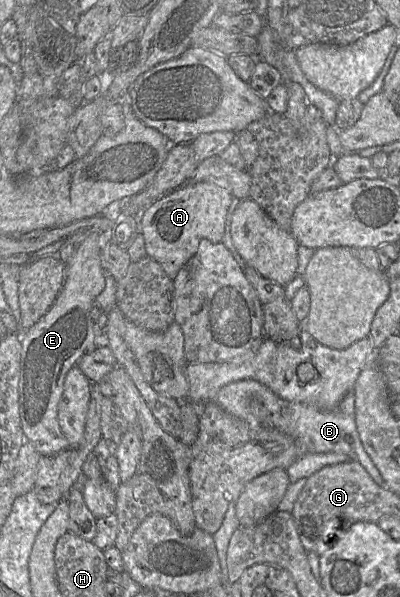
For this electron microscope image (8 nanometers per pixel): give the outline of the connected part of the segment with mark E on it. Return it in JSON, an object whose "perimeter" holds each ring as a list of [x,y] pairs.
{"perimeter":[[[93,233],[76,247],[76,252],[66,266],[66,276],[54,304],[48,312],[31,328],[18,332],[21,350],[19,378],[19,415],[25,442],[31,442],[41,456],[54,456],[70,445],[61,431],[58,421],[58,403],[63,393],[67,373],[86,354],[96,349],[96,334],[90,312],[95,299],[105,288],[105,270],[101,262],[102,237]]]}

